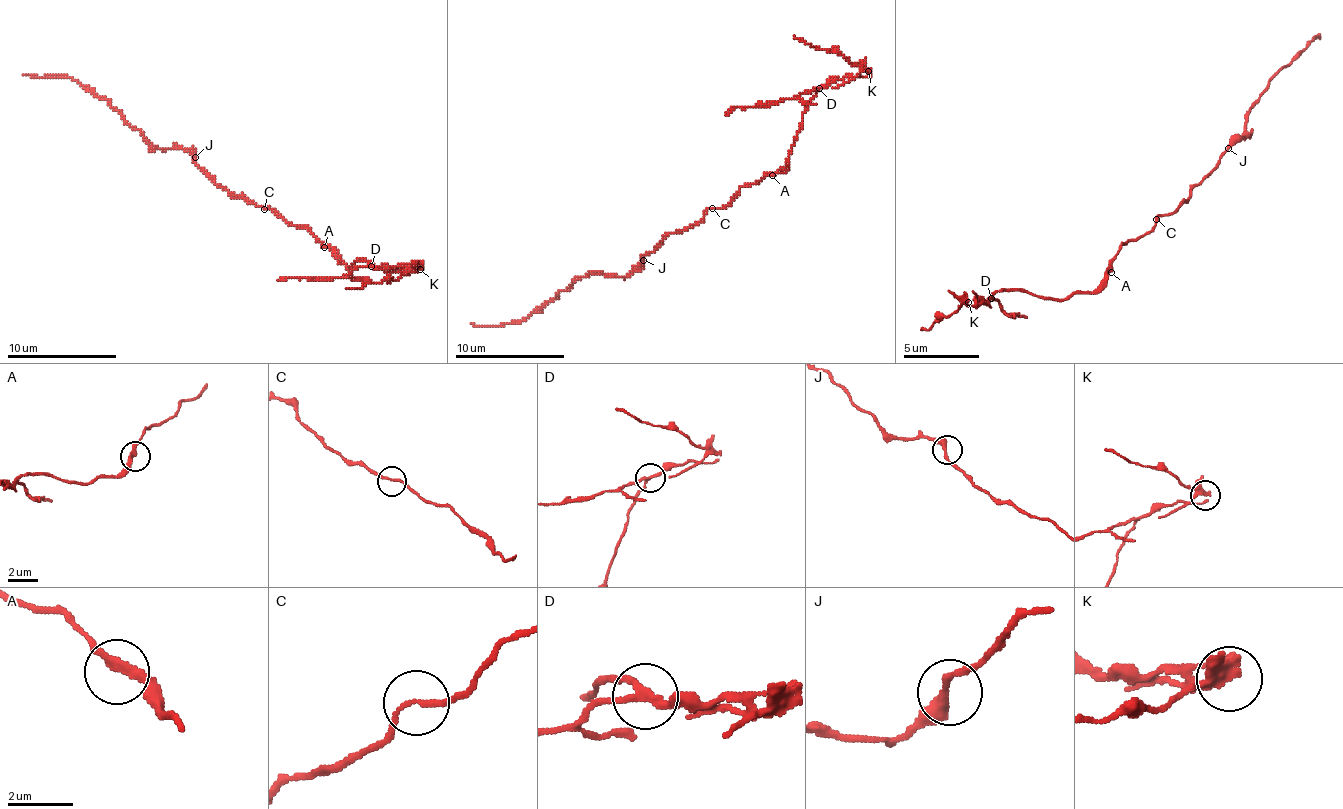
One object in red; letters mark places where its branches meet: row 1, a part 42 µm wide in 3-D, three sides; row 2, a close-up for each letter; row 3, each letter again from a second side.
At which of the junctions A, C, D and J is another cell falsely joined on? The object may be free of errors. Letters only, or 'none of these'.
D

